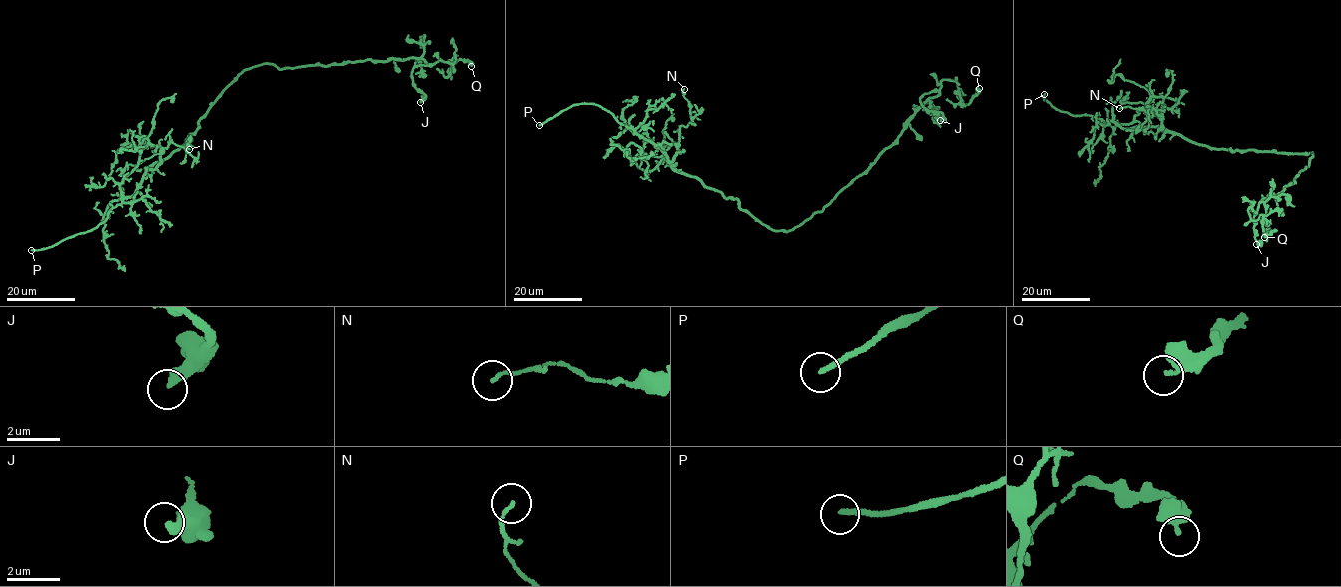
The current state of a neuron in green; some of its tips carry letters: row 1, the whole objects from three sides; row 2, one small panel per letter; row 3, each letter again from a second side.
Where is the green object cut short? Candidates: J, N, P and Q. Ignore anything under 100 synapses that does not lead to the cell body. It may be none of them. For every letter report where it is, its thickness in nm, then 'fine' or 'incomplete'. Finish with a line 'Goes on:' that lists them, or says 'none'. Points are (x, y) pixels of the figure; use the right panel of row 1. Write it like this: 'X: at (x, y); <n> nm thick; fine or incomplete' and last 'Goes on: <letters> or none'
J: at (1256, 244); 320 nm thick; fine
N: at (1119, 108); 110 nm thick; fine
P: at (1044, 94); 180 nm thick; incomplete
Q: at (1264, 237); 380 nm thick; fine
Goes on: P

